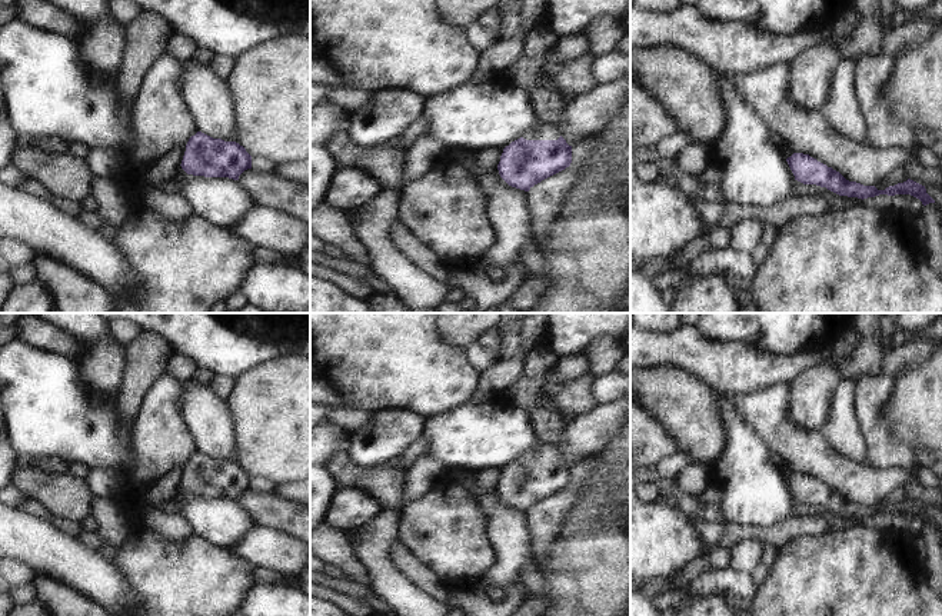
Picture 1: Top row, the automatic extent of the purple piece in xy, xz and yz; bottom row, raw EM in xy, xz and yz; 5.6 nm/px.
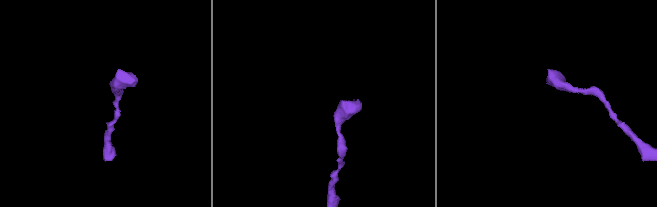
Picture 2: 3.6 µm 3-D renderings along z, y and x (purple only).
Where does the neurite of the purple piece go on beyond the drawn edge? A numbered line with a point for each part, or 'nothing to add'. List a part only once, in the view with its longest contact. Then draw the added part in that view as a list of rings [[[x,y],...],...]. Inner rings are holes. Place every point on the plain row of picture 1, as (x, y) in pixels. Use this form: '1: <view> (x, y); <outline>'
1: xz (541, 450); [[[539,440],[532,449],[522,454],[526,460],[557,460],[560,457],[557,447]]]

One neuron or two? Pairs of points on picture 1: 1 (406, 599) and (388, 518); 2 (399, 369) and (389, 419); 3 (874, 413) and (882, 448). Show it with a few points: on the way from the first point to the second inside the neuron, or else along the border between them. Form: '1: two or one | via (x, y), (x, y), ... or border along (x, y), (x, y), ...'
1: one | via (386, 579), (382, 570), (382, 538)
2: two | border along (375, 413), (383, 409), (410, 409), (423, 416)
3: one | via (874, 422), (881, 439)

